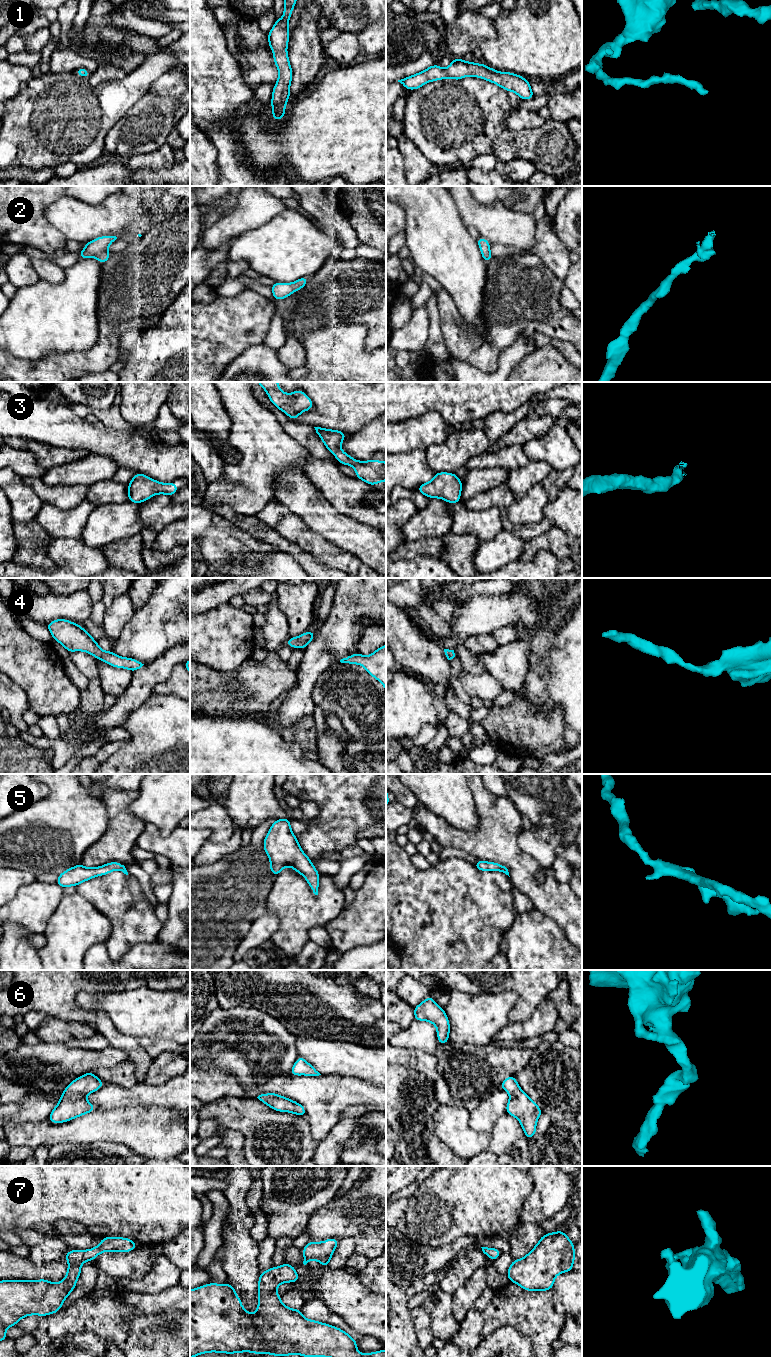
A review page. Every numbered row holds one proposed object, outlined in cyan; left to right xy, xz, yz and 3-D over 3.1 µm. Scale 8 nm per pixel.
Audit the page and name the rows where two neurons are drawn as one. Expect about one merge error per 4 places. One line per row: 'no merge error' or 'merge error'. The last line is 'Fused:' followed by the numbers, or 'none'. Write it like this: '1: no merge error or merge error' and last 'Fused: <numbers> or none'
1: no merge error
2: no merge error
3: no merge error
4: no merge error
5: no merge error
6: no merge error
7: no merge error
Fused: none

